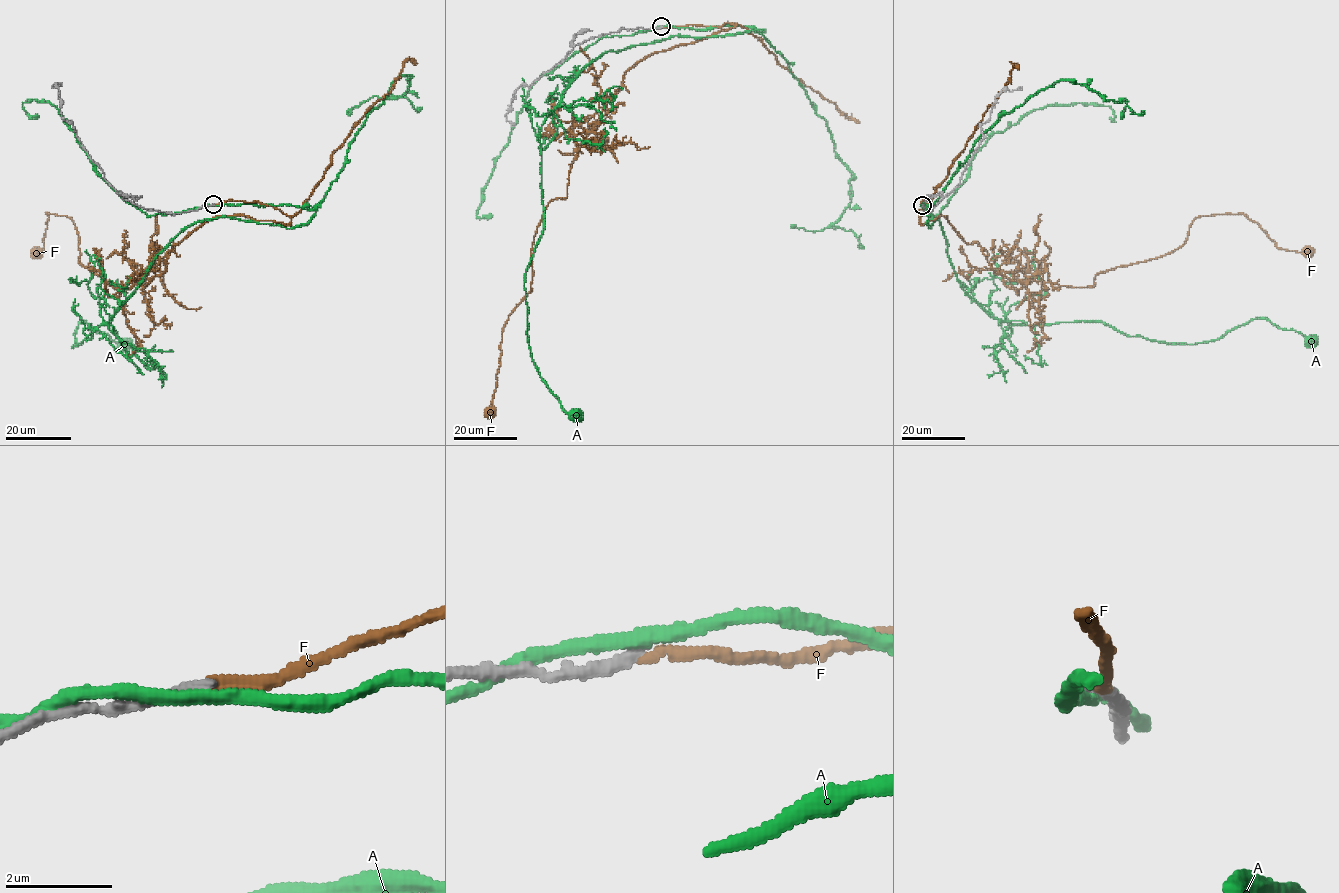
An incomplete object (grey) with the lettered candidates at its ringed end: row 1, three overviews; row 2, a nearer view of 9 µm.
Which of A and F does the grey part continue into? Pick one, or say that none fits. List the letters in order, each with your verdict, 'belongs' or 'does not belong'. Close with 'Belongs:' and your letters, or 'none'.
A: does not belong
F: does not belong
Belongs: none

